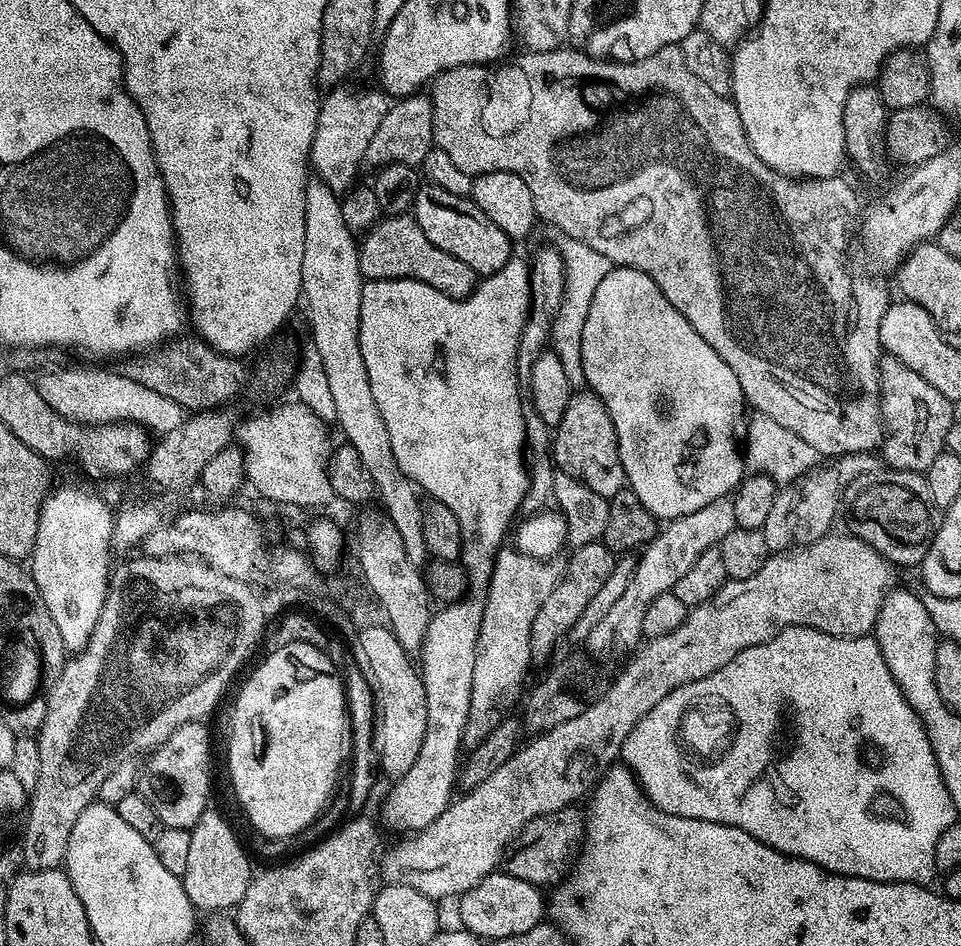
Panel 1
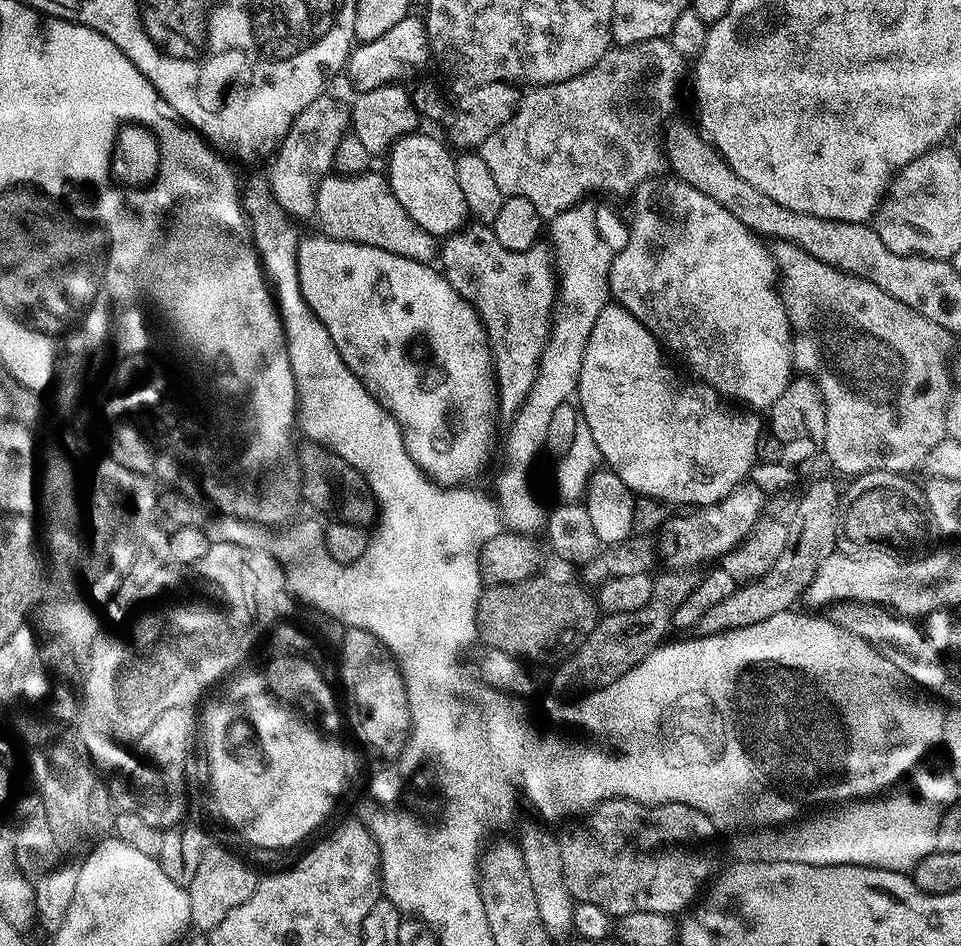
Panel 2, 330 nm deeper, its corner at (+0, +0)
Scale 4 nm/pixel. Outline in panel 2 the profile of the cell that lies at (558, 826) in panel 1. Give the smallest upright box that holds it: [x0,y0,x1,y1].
[560,800,721,918]

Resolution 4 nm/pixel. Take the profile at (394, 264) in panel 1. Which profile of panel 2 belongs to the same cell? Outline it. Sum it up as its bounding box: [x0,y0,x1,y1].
[315,170,438,265]

